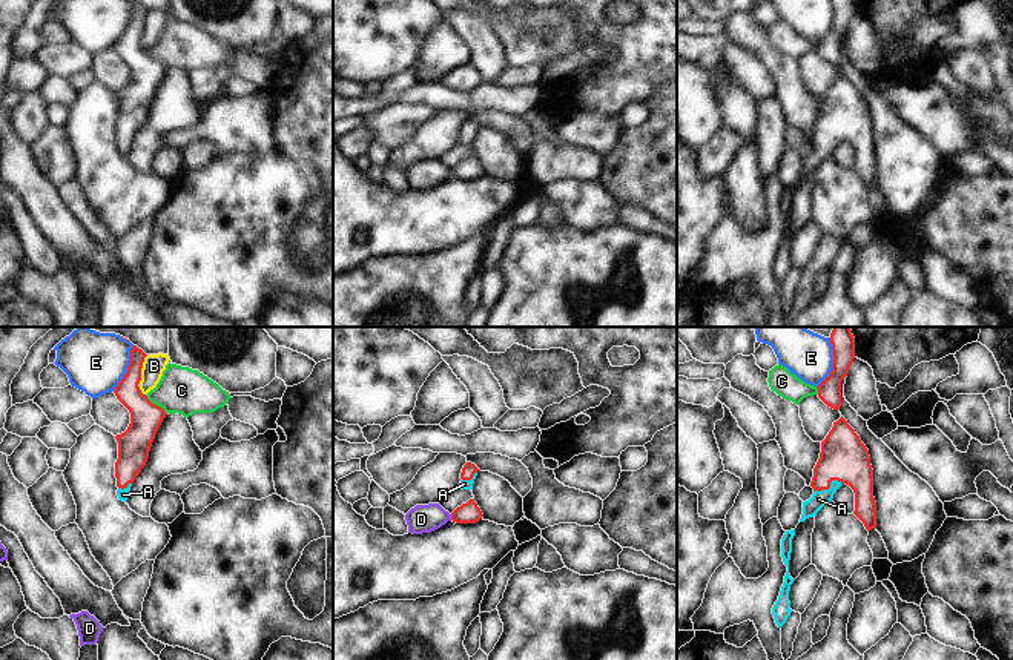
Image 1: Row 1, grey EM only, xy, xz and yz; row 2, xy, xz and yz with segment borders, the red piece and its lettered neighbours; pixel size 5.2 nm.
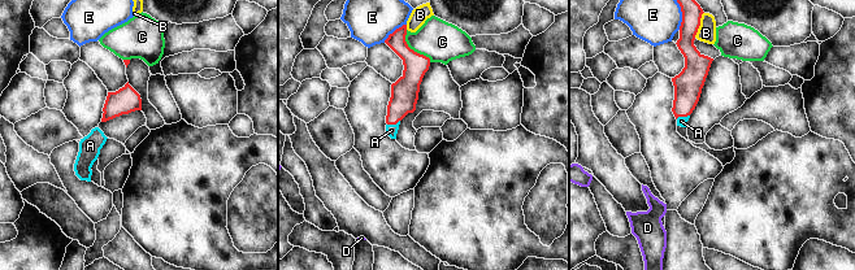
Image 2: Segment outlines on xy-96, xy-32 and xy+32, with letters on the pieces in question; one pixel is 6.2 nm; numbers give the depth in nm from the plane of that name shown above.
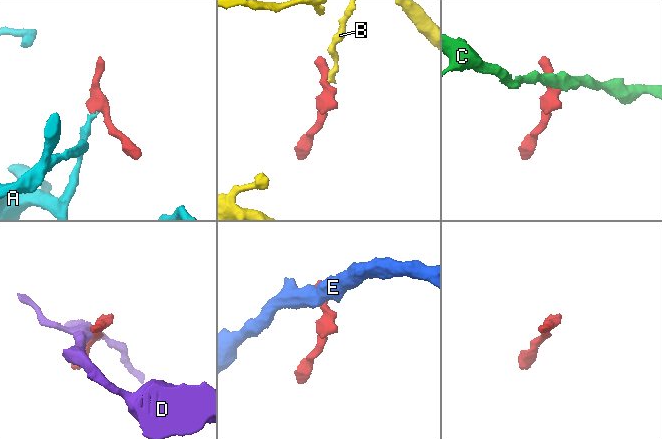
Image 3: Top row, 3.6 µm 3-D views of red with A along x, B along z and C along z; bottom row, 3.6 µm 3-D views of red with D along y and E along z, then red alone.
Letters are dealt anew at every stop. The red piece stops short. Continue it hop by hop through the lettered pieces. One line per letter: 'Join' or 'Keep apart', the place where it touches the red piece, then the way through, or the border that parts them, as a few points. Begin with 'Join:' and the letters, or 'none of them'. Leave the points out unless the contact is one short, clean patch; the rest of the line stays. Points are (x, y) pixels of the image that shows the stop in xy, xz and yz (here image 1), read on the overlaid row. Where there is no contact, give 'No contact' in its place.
Join: A
A: Join. Touches red at yz (829, 487). Path across: yz (844, 458), (829, 473), (829, 487), (818, 499)
B: Keep apart. Touches red at xy (140, 375). Boundary: xy (148, 355), (138, 384), (143, 395)
C: Keep apart. Touches red at xy (154, 404). Boundary: xy (145, 395), (166, 413)
D: Keep apart. Touches red at xz (452, 518). Boundary: xz (450, 514), (452, 519)
E: Keep apart. Touches red at yz (834, 362). Boundary: yz (829, 338), (832, 370), (817, 387)

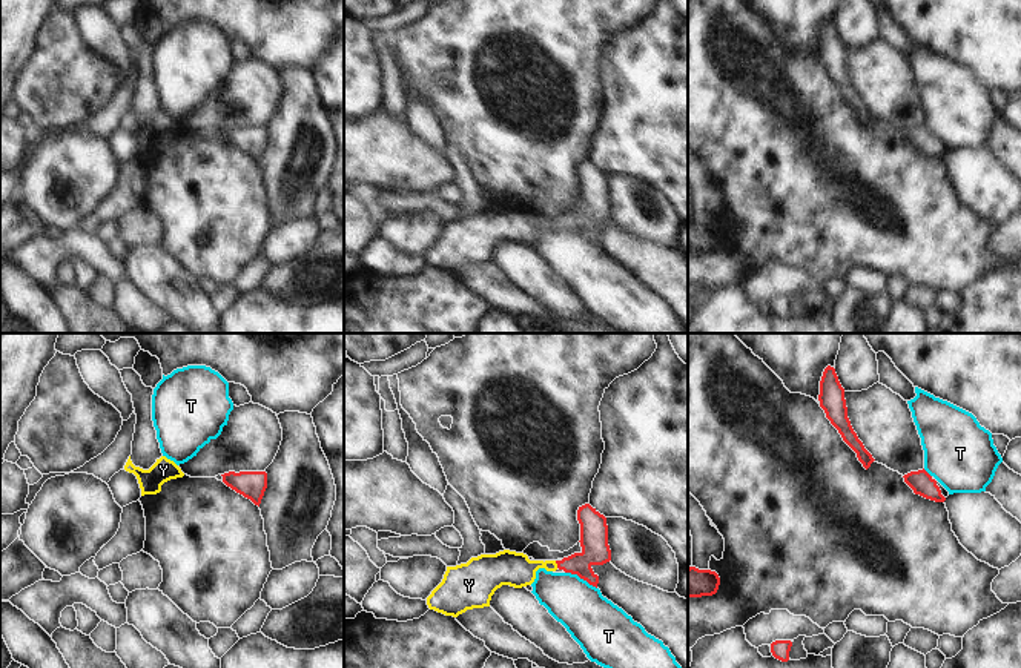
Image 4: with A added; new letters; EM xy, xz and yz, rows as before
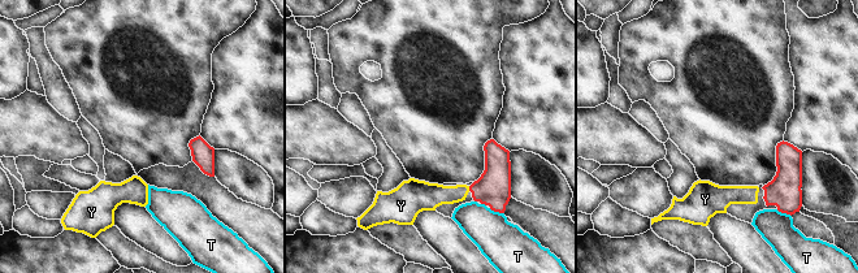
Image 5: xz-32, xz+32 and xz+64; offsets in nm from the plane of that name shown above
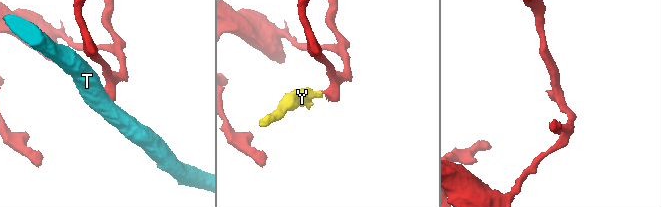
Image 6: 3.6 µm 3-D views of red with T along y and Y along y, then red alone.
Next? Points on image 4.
Join: Y
T: Keep apart. Touches red at xz (581, 578). Boundary: xz (565, 572), (576, 573), (596, 588)
Y: Join. Touches red at xz (556, 562). Path across: xz (594, 545), (576, 564), (556, 562), (512, 568)

